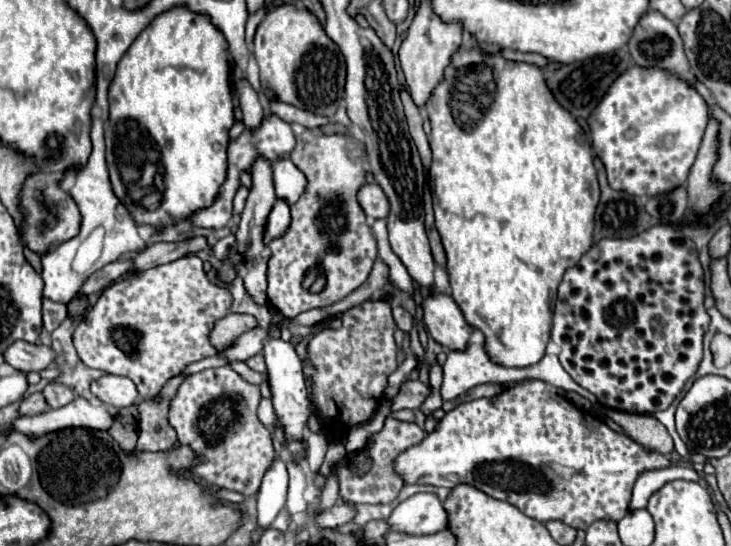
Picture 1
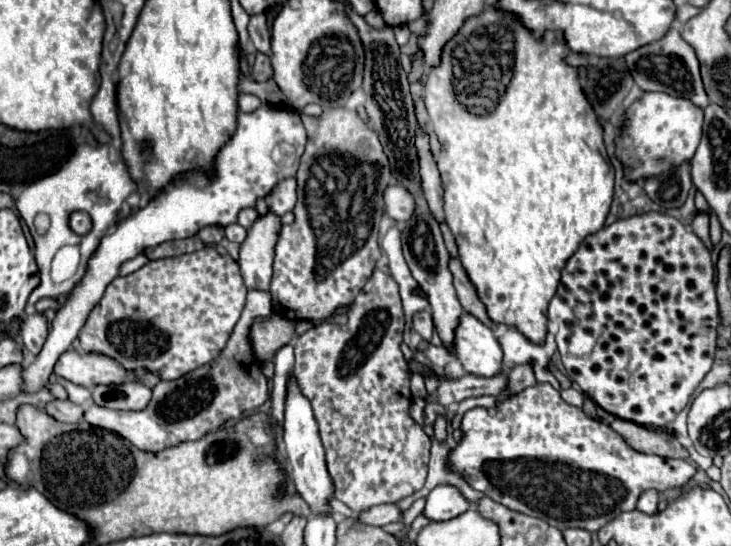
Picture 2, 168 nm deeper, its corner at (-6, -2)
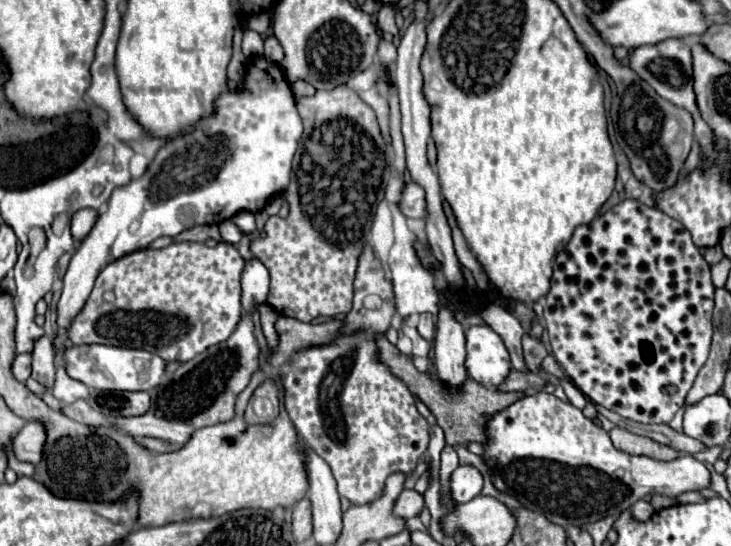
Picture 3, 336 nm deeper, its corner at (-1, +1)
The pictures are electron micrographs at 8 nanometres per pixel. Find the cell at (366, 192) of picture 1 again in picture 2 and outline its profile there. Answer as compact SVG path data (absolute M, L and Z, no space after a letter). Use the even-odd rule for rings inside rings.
M389 186L385 190L385 212L397 222L407 222L415 212L413 194L403 186Z

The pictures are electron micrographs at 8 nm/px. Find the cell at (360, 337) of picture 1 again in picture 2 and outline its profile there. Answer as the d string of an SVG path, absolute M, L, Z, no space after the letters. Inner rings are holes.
M373 270L371 278L355 298L349 310L347 324L321 322L307 330L295 342L295 380L301 394L309 400L319 426L319 436L327 454L327 468L335 482L335 498L345 502L355 514L361 514L377 504L399 502L405 496L421 490L427 476L431 438L409 416L411 390L409 368L401 352L405 316L397 282L391 274Z

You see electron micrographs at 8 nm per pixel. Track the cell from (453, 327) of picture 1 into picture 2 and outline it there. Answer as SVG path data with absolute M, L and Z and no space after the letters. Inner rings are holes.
M471 314L461 316L461 324L455 334L455 354L469 374L491 378L501 372L503 350L493 330L483 322L477 322Z

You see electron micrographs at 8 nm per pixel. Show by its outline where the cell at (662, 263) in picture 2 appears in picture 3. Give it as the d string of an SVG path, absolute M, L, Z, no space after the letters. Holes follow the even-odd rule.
M626 199L592 223L576 227L572 239L554 261L544 321L556 361L590 401L632 421L670 423L708 359L712 309L710 265L686 227L656 207Z

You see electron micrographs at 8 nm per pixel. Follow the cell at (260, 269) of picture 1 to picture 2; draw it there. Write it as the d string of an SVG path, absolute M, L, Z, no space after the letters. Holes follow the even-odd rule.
M249 290L247 304L243 308L239 322L235 324L235 330L225 350L213 362L177 380L161 380L153 388L153 398L145 410L121 412L93 404L85 410L85 422L117 432L119 436L135 444L139 450L159 452L171 446L179 446L187 440L199 440L201 436L219 430L225 422L237 420L243 412L259 408L267 400L269 390L267 378L261 372L261 364L257 364L249 340L249 328L255 322L255 318L269 318L271 314L271 294L261 290Z

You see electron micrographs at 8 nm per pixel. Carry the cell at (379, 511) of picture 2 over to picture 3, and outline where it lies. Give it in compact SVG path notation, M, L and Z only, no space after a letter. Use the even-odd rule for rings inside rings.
M404 489L392 507L392 515L402 517L402 519L410 519L410 517L418 515L422 509L424 509L424 495Z

